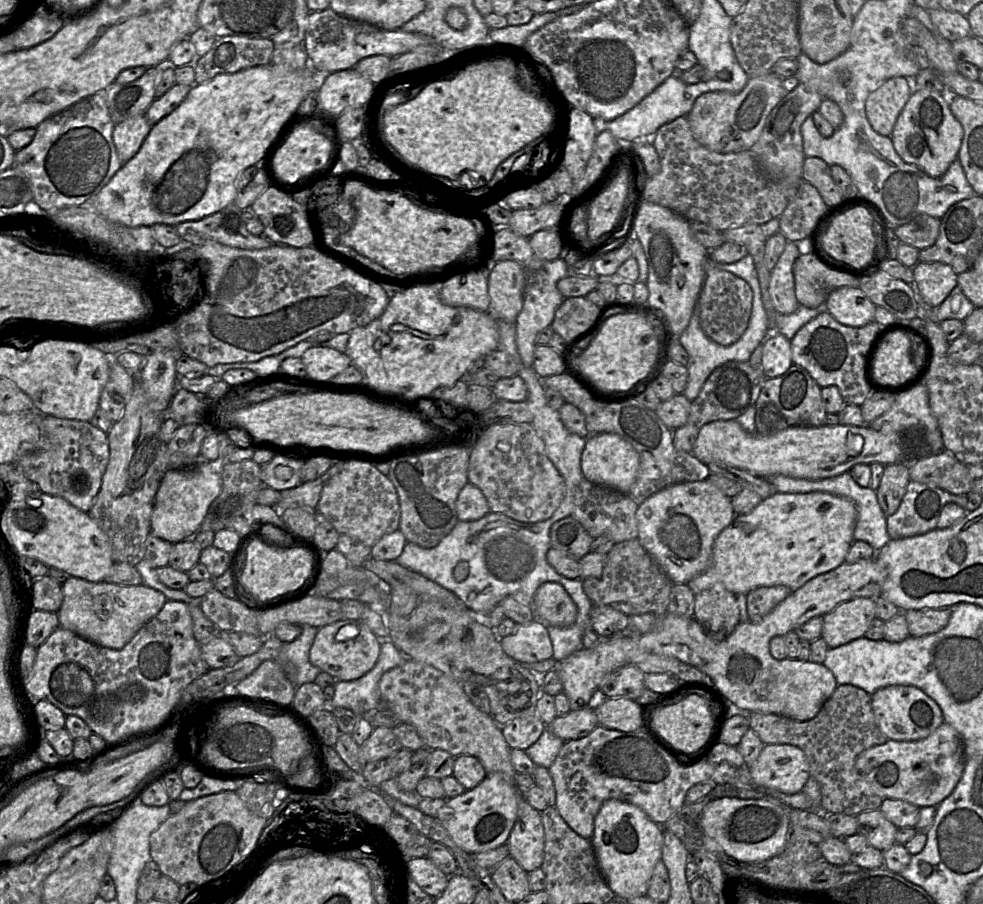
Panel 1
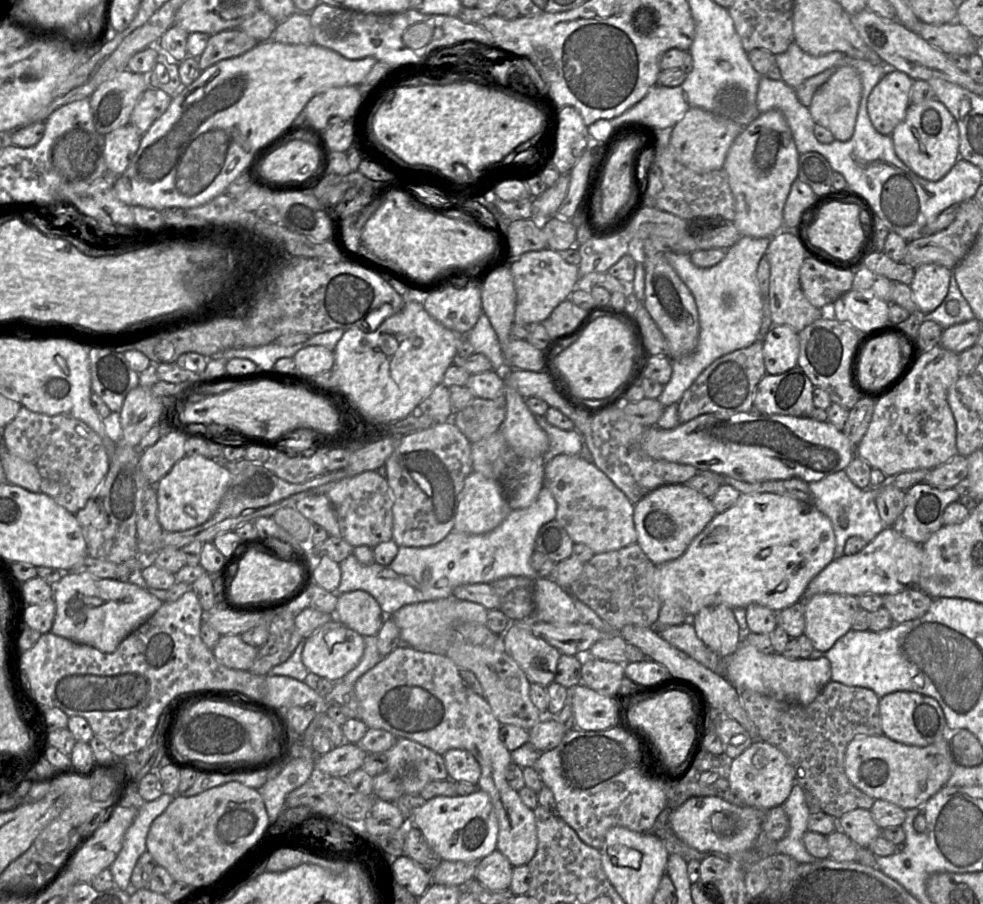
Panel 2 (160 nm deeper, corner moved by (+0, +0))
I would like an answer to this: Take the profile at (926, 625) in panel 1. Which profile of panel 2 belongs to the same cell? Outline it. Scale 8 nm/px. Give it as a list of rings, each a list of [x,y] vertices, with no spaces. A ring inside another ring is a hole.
[[[918,588],[881,596],[883,607],[889,611],[894,623],[903,623],[922,617],[928,611],[933,600]]]

